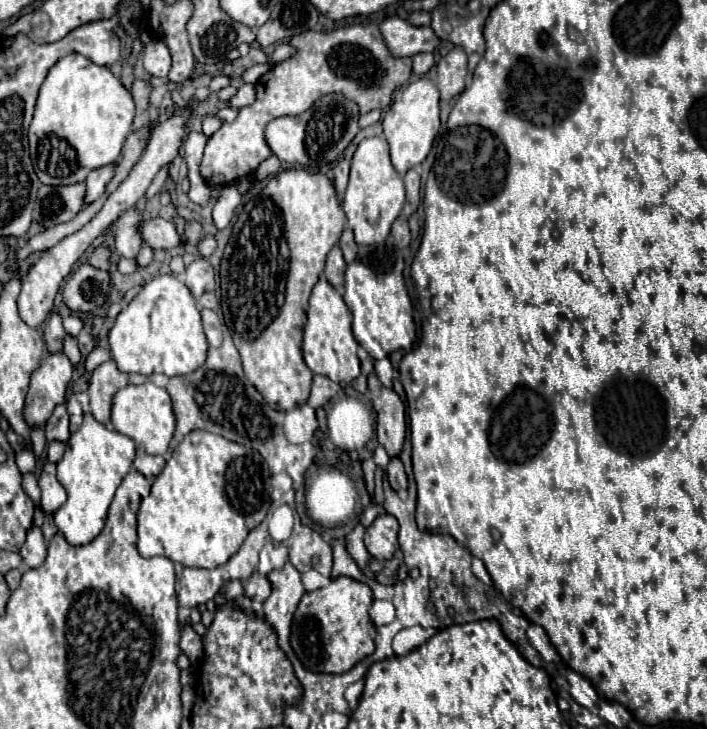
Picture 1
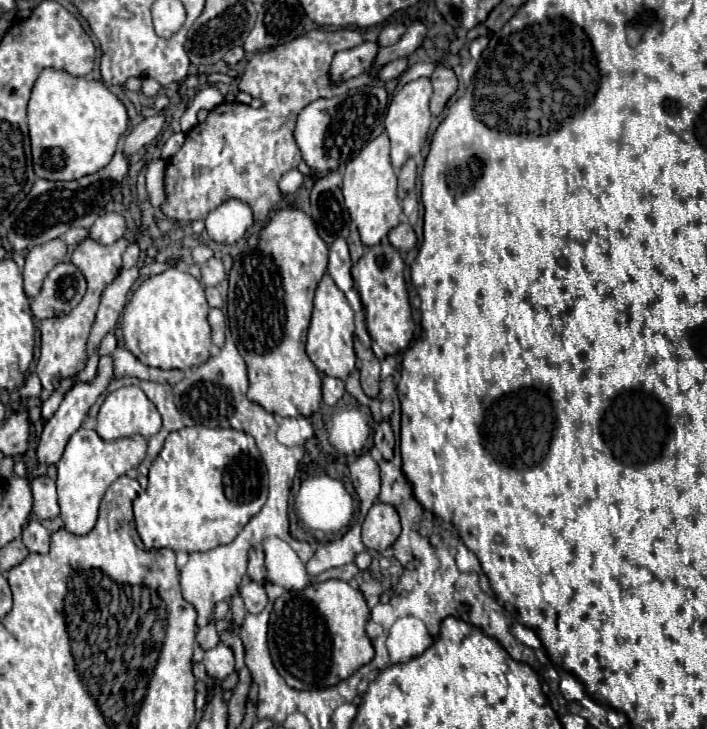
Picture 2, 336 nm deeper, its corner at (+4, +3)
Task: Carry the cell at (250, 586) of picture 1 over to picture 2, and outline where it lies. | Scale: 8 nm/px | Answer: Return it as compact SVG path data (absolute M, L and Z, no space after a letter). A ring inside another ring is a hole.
M248 582L240 588L240 594L244 598L244 606L248 612L252 614L258 614L260 610L266 608L268 604L268 596L266 596L266 590L264 590L264 584L260 582Z

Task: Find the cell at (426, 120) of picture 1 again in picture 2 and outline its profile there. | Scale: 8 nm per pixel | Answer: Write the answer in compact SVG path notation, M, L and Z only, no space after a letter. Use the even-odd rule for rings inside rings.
M418 78L418 80L412 80L412 82L404 84L398 90L398 94L390 100L384 126L386 126L386 132L388 132L390 142L392 142L392 166L394 166L394 172L400 172L402 164L408 158L416 156L422 150L422 144L426 142L430 120L432 120L432 114L428 110L430 96L432 96L430 78Z

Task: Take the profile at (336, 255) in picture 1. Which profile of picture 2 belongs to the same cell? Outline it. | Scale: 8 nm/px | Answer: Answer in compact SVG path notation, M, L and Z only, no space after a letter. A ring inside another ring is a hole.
M338 238L332 246L330 246L330 262L328 262L328 274L332 276L332 280L336 282L336 286L342 292L348 292L354 286L352 274L350 274L352 262L350 262L350 254L348 254L348 244L344 238Z

